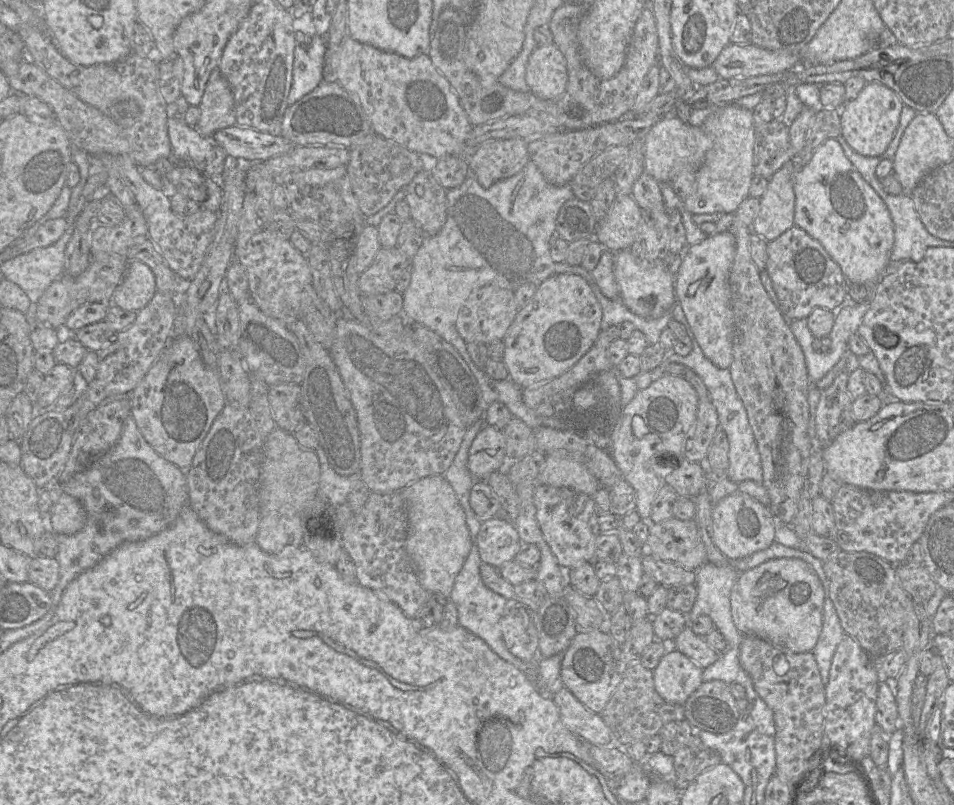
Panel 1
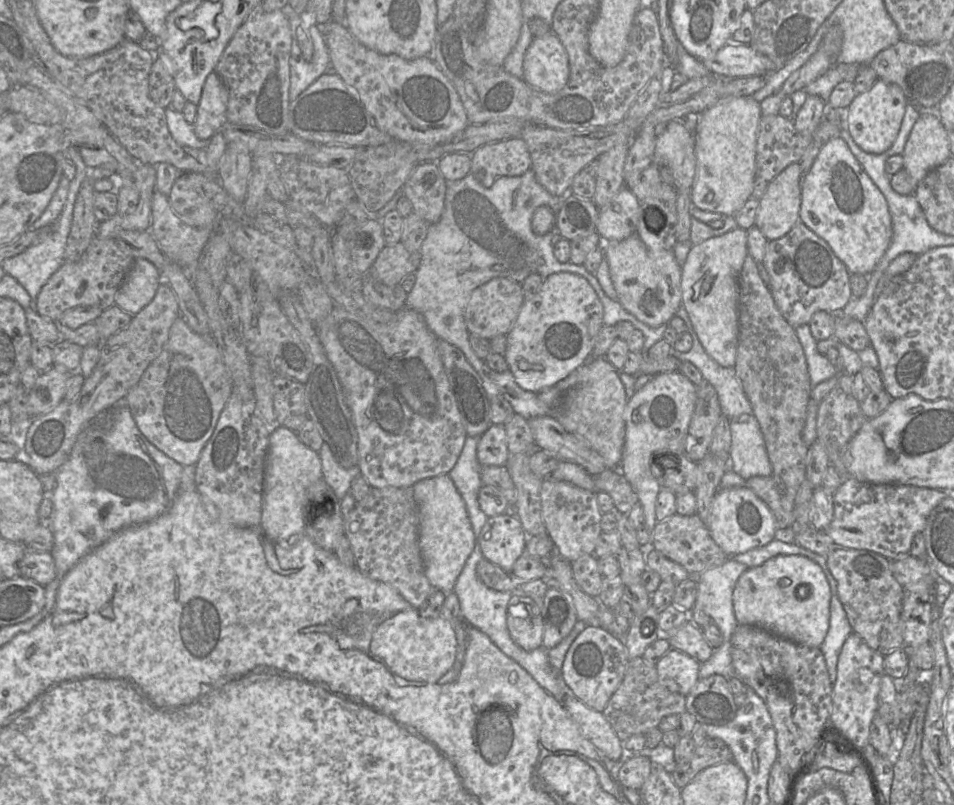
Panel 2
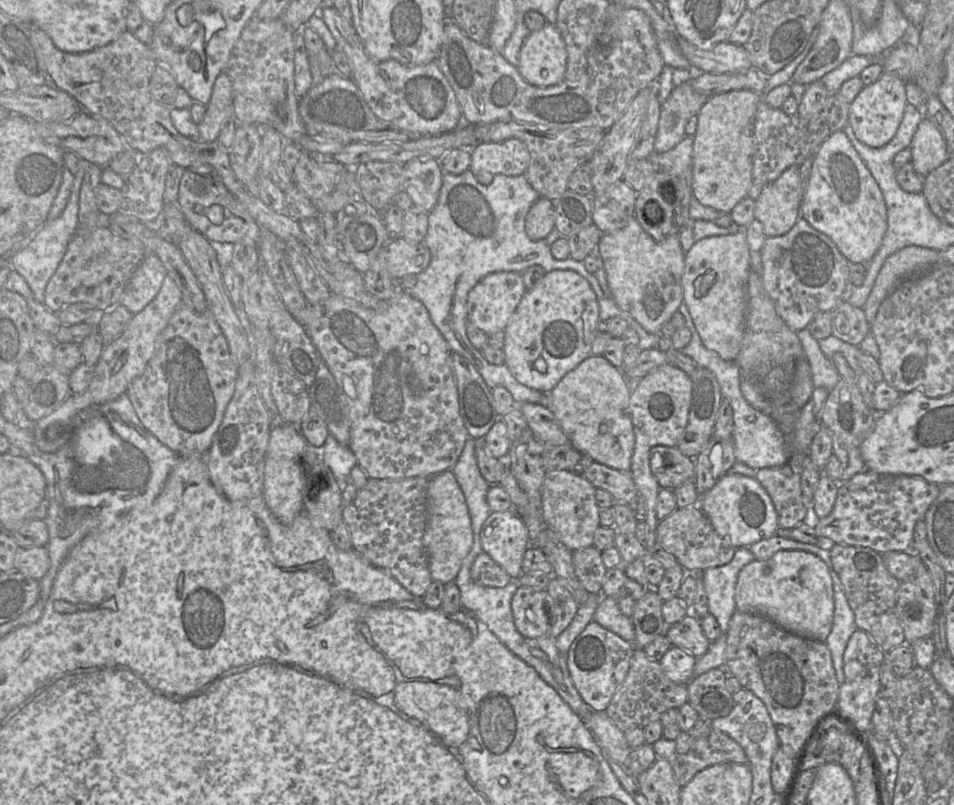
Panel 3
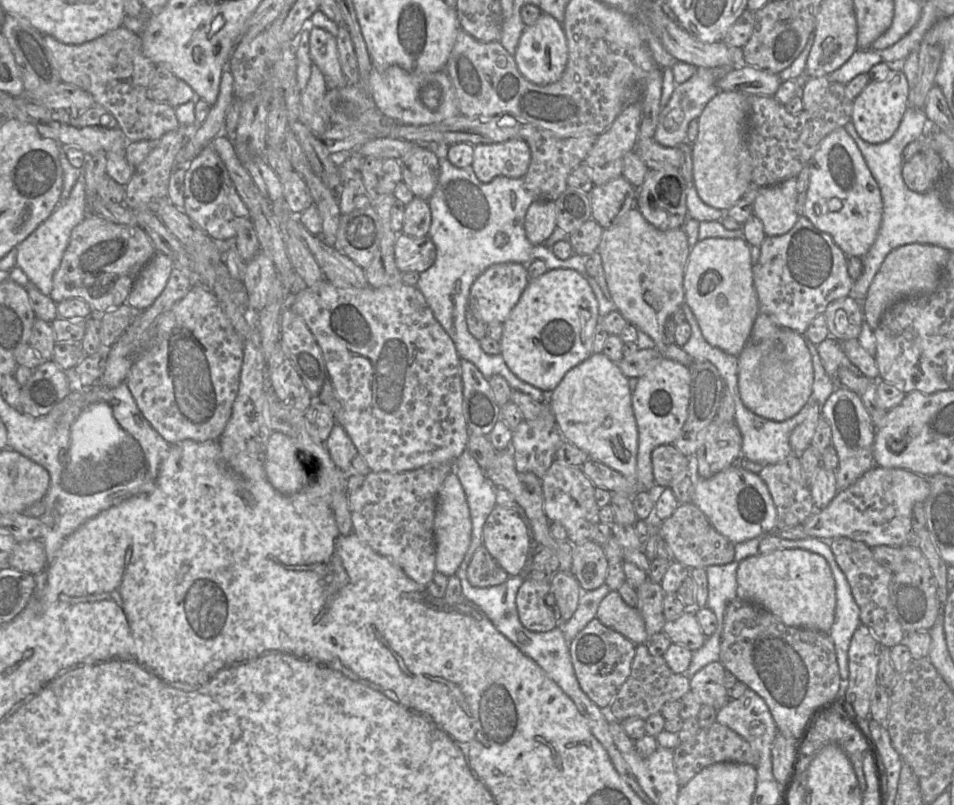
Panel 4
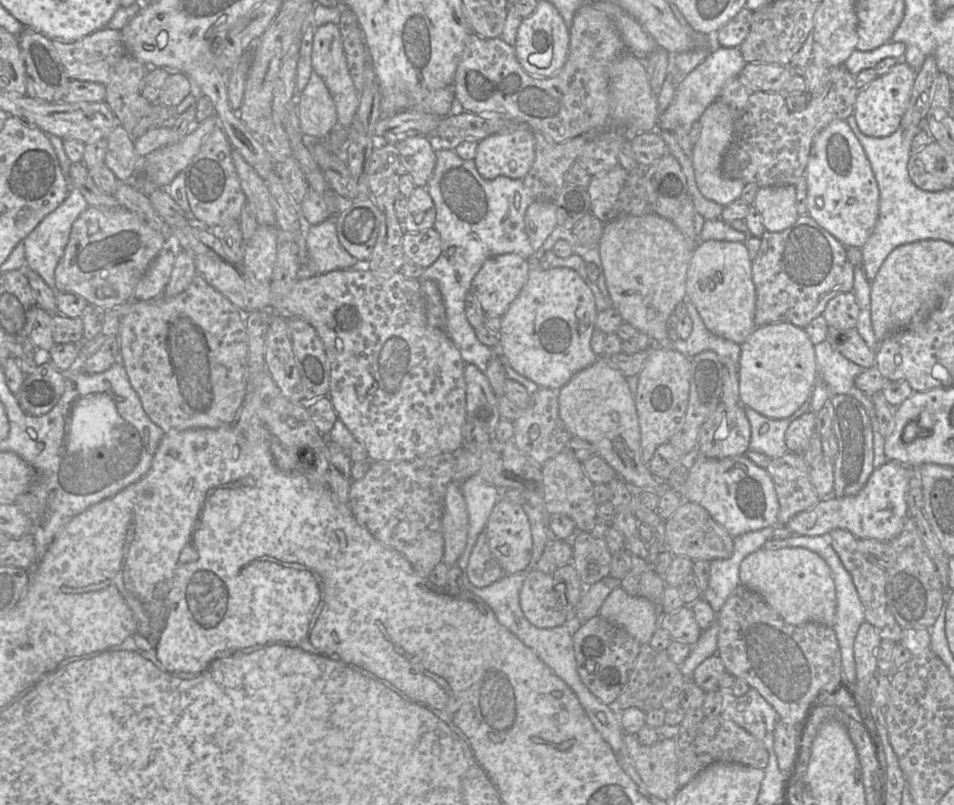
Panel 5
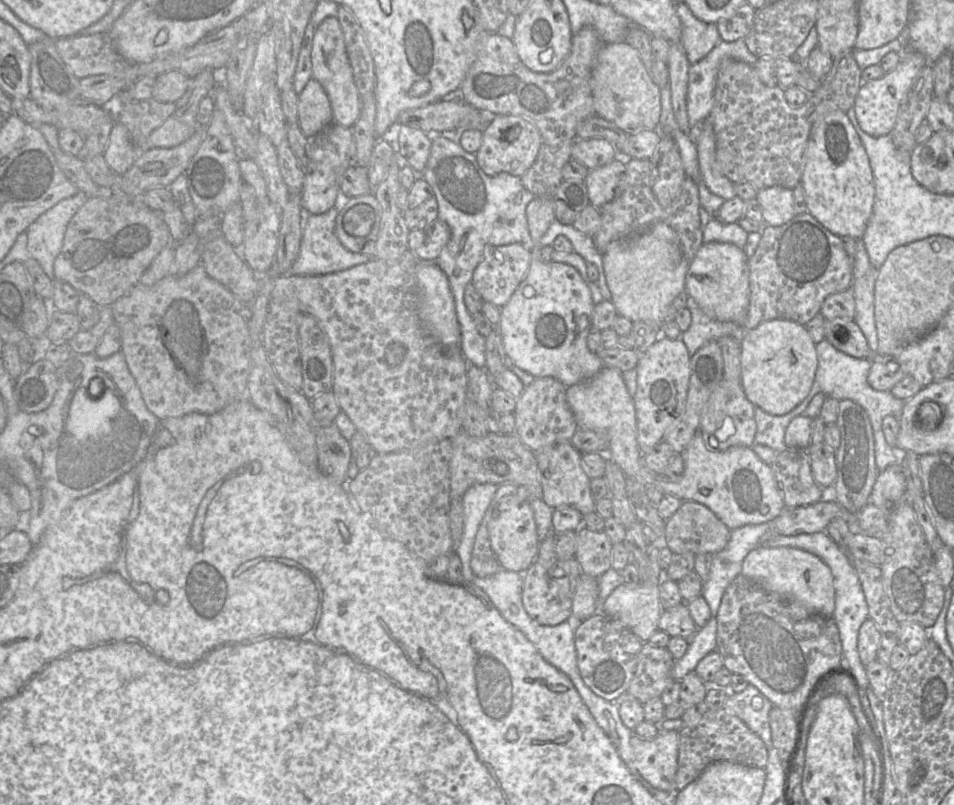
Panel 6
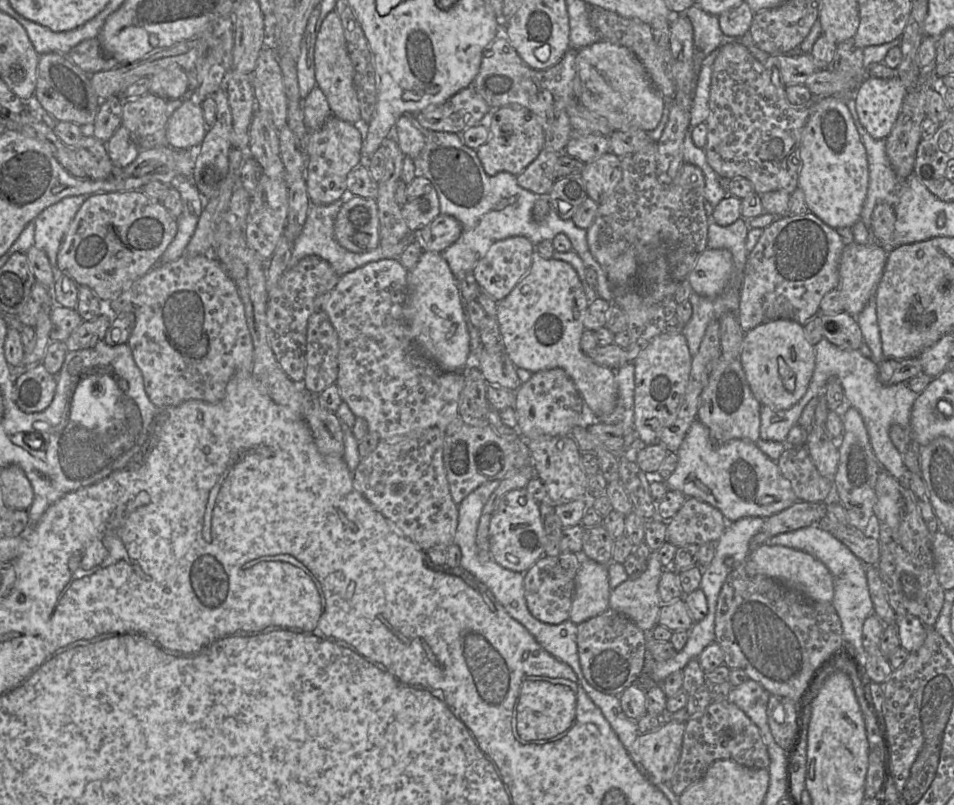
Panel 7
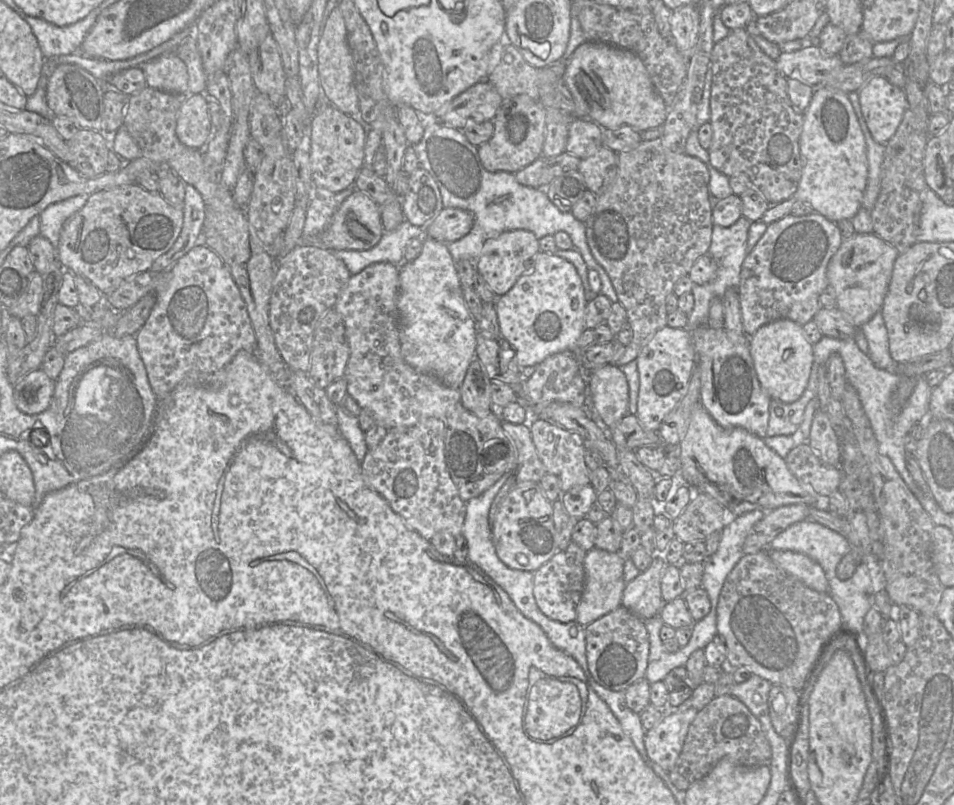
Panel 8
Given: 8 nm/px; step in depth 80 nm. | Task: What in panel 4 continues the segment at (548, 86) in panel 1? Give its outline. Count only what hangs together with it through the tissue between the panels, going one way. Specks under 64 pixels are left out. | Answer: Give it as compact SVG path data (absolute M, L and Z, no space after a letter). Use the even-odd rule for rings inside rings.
M542 13L534 25L526 26L514 58L519 72L530 82L547 85L558 81L568 61L567 40L562 25L550 14Z

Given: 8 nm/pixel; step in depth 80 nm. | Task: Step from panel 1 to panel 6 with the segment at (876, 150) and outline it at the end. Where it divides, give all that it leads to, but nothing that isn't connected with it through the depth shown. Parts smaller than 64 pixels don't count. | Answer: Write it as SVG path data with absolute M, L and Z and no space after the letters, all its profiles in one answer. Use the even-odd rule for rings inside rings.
M902 48L898 54L900 62L895 69L879 79L862 83L855 99L854 110L857 121L861 129L872 137L880 137L892 132L901 104L915 77L923 67L928 65L925 55L911 48Z

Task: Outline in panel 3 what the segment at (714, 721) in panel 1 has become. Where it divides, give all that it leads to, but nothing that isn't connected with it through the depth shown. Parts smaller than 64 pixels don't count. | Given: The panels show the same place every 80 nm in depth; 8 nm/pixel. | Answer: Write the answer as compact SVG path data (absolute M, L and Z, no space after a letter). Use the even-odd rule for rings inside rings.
M713 668L689 681L687 702L699 717L714 720L731 712L735 703L725 680L726 669Z

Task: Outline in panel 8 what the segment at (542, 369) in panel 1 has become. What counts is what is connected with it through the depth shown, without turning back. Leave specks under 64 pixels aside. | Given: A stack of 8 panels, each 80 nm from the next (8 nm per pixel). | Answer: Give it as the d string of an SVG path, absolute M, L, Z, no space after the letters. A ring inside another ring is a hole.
M539 251L531 270L518 278L512 288L495 301L495 309L499 323L501 338L505 339L515 350L518 366L536 366L548 356L563 351L571 351L580 362L581 350L577 341L582 334L587 301L584 287L576 267L567 259L555 253ZM602 365L587 376L590 399L606 426L618 423L629 412L629 385L621 367Z

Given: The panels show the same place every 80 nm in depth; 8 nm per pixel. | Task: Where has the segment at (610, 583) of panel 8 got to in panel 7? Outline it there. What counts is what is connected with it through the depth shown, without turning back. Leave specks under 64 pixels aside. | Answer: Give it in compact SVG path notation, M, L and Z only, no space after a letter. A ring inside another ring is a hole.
M582 555L570 611L570 620L575 624L578 625L609 609L612 589L607 566Z

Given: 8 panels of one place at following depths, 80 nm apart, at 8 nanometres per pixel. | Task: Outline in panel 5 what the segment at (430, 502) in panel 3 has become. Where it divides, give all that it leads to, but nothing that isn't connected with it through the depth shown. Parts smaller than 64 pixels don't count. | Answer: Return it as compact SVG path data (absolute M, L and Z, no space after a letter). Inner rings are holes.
M451 481L443 502L442 533L444 553L442 561L453 566L462 555L468 535L468 510L461 491L461 485Z

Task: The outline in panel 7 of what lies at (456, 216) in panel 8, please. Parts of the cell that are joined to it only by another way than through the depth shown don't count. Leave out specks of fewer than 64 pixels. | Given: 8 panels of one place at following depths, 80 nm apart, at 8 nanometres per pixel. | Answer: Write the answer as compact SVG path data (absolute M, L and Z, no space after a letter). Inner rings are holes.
M440 213L426 226L411 233L423 251L442 253L457 241L462 233L461 223L453 216Z

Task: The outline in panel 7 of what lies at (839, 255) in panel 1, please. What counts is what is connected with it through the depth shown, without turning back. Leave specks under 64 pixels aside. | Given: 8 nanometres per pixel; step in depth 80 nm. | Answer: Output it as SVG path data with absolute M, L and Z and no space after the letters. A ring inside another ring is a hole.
M829 96L811 107L811 114L801 135L800 157L802 167L798 187L804 192L809 212L815 214L834 229L852 228L856 222L861 220L861 212L869 186L869 168L865 146L854 124L852 115L843 100Z

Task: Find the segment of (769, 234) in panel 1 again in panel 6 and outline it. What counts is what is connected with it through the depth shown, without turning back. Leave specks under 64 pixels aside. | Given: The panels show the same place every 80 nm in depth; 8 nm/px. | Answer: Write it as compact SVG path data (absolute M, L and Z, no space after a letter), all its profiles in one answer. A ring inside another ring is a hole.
M779 186L764 188L758 190L756 199L765 225L781 226L796 216L792 189Z

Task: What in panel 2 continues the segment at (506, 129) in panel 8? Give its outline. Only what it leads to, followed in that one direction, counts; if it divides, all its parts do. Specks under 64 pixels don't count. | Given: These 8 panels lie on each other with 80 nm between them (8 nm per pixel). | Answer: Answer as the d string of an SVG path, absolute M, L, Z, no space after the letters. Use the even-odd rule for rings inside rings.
M521 137L485 144L470 157L470 173L484 188L491 187L498 177L520 176L531 168L530 153Z

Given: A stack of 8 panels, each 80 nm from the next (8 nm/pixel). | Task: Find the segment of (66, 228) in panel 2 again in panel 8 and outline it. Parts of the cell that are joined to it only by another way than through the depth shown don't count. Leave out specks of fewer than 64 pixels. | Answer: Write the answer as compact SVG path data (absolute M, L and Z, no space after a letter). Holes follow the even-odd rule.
M80 194L49 205L40 216L40 235L58 248L61 231L68 218L81 210L90 195Z

